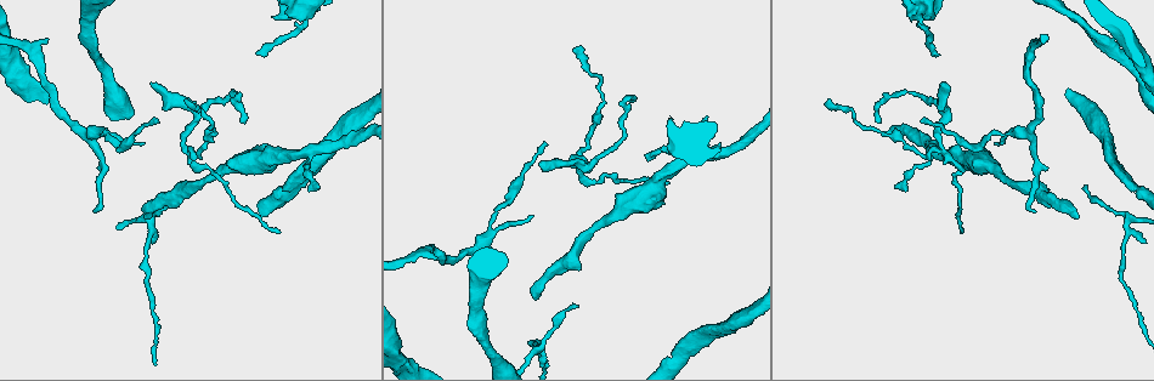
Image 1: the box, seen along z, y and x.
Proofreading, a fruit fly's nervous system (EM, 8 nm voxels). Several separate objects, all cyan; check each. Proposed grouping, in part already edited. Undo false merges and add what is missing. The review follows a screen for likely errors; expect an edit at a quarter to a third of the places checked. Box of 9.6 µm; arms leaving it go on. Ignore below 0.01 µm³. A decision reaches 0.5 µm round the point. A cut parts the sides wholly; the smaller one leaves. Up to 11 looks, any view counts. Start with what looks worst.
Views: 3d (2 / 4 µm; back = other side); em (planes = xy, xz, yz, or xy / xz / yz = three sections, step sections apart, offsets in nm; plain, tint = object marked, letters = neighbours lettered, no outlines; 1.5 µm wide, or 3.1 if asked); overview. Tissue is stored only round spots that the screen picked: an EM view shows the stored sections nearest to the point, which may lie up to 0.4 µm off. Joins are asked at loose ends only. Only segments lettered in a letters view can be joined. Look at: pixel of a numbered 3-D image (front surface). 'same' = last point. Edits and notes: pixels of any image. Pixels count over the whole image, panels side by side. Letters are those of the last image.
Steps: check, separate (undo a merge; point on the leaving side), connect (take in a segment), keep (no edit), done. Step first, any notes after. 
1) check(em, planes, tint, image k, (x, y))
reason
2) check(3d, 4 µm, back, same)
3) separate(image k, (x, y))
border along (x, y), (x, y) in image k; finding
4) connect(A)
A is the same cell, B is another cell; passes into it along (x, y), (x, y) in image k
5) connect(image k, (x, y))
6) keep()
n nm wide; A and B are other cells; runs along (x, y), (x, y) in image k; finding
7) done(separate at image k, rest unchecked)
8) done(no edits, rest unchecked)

check(3d, 4 µm, image 1, (148, 216))
an open end

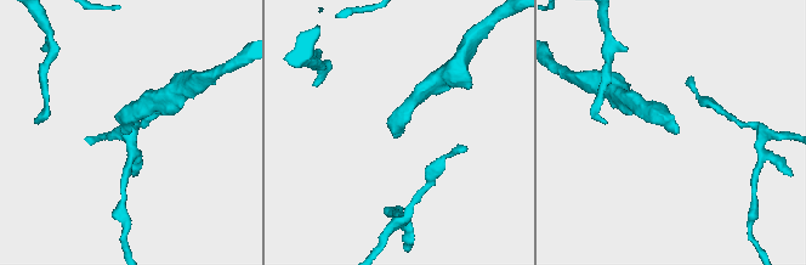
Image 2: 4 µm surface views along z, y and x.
check(em, yz, step 8, letters, image 2, (121, 129))
shape alone is not enough

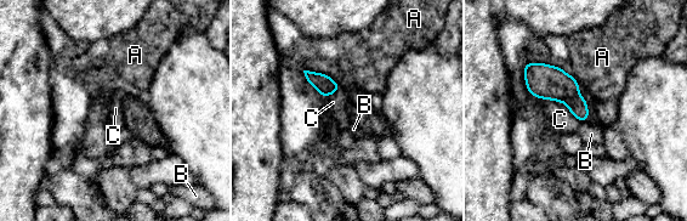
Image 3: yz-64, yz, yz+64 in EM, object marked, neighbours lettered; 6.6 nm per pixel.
keep()
A, B and C are other cells; border along (544, 98), (563, 102), (580, 122) in image 3; none of them fits

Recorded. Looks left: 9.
check(em, xy, step 8, letters, image 1, (826, 103))
an open end

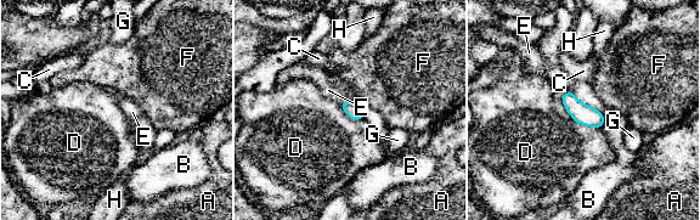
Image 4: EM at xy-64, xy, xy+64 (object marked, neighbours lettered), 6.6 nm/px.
check(em, planes, letters, same)

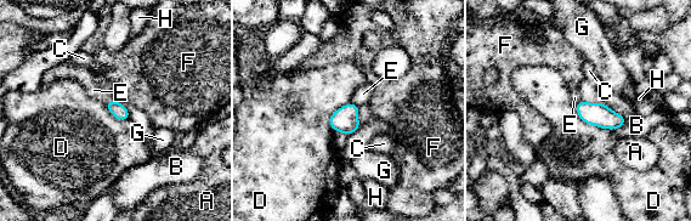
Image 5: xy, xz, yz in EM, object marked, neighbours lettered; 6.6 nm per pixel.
keep()
A, B, C, D, E, F, G and H are other cells; none of them fits

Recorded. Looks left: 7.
check(em, planes, tint, image 1, (649, 158))
tapers out

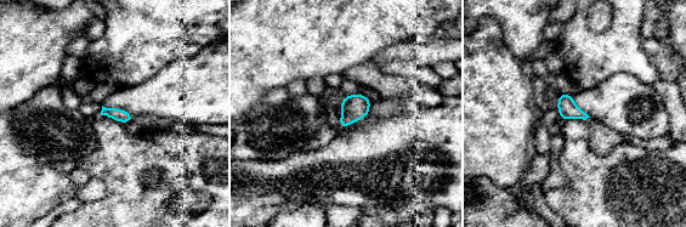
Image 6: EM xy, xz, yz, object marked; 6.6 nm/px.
check(em, planes, letters, same)
what lies round it

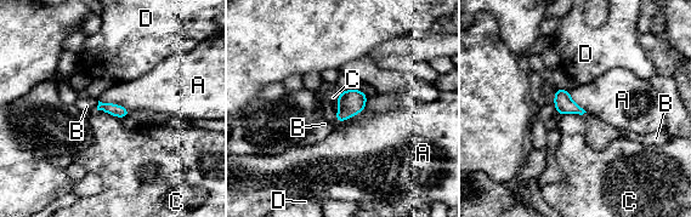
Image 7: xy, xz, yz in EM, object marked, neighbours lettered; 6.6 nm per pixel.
keep()
A, B, C and D are other cells; border along (338, 95), (338, 112), (334, 118) in image 7; no lettered segment goes on from it

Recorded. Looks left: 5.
check(3d, 2 µm, image 1, (533, 216))
an open end

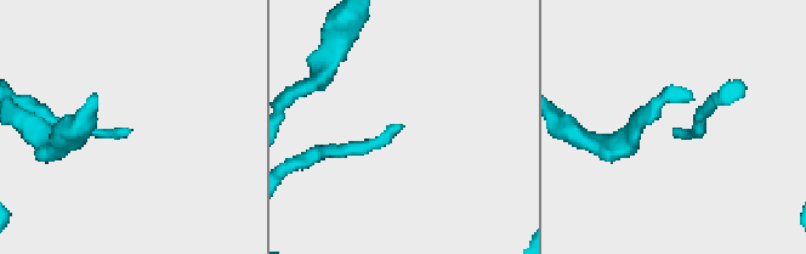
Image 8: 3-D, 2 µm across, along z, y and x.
check(em, planes, tint, image 8, (402, 129))

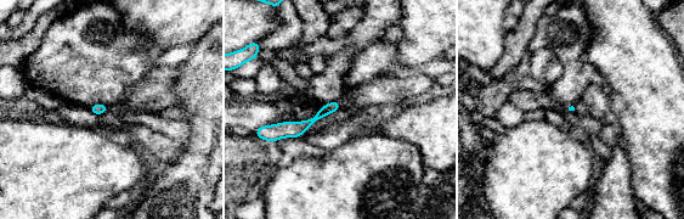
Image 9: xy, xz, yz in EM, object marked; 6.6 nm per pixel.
check(em, planes, letters, same)
what lies round it

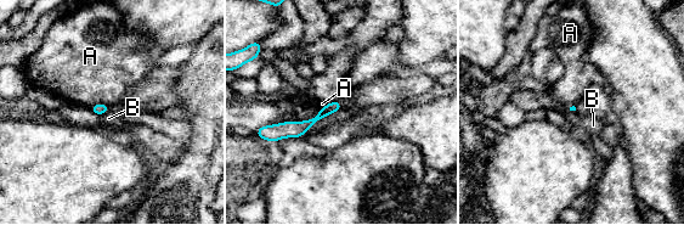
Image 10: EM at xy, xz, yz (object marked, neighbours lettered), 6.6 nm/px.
keep()
A and B are other cells; border along (109, 108), (99, 116) in image 10; no lettered segment goes on from it

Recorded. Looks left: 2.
done(no edits, rest unchecked)

